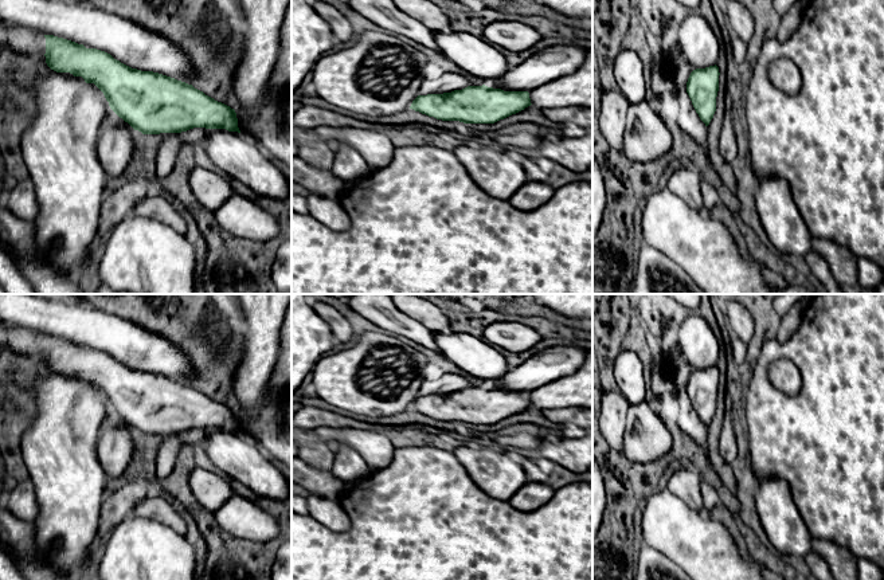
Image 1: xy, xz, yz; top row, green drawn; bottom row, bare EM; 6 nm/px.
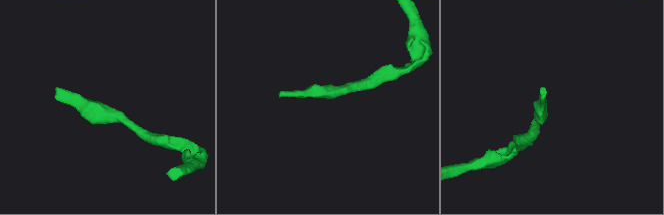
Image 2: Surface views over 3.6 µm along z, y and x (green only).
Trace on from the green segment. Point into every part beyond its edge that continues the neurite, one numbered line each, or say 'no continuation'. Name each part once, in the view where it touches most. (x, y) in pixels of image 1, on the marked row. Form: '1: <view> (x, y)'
1: xy (24, 40)

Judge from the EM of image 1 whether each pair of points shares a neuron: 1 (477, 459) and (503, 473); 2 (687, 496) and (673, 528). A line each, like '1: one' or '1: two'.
1: one
2: two

